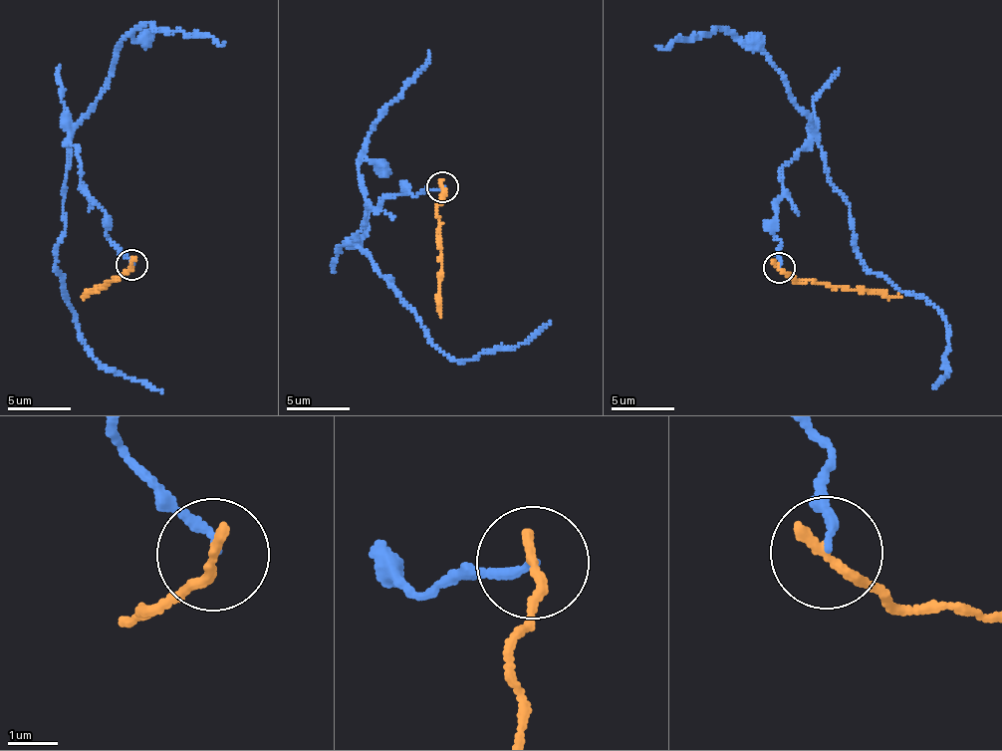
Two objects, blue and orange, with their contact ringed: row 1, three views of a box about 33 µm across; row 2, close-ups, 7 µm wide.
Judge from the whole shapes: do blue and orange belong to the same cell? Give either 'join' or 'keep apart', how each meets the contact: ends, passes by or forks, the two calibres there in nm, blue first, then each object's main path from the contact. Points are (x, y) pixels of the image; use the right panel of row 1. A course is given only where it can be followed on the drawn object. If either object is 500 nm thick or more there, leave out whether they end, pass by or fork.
keep apart; blue ends; orange ends; calibres 190 and 240 nm; course blue (778, 267), (782, 168), (815, 140), (827, 181), (850, 206), (858, 257), (941, 313), (947, 374), (932, 388); course orange (778, 267), (796, 280), (901, 297)

